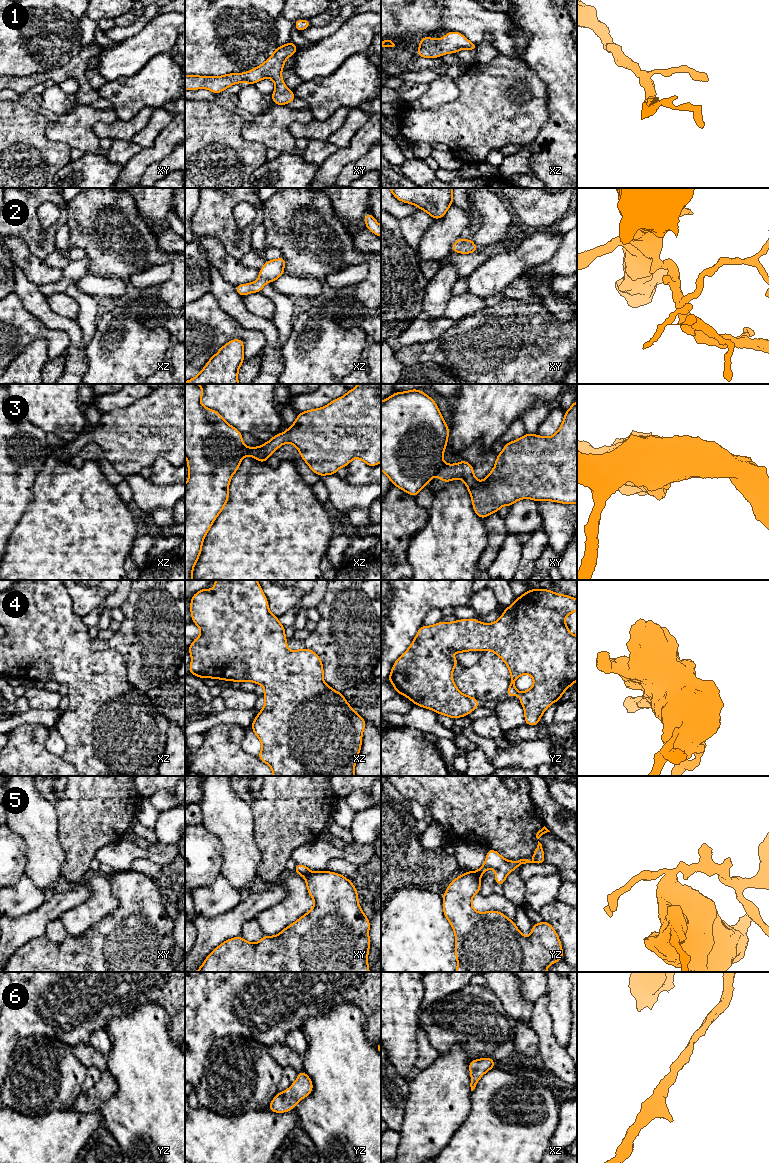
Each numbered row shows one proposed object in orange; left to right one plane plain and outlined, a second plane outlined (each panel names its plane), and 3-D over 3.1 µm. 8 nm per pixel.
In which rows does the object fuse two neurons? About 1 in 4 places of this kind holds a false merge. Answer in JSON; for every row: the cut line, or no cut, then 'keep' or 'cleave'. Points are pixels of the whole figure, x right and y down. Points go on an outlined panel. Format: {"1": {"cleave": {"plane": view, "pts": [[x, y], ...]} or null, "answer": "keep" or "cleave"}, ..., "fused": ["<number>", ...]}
{"1": {"cleave": null, "answer": "keep"}, "2": {"cleave": null, "answer": "keep"}, "3": {"cleave": {"plane": "xy", "pts": [[445, 464], [437, 471]]}, "answer": "cleave"}, "4": {"cleave": null, "answer": "keep"}, "5": {"cleave": {"plane": "xy", "pts": [[310, 871], [304, 876]]}, "answer": "cleave"}, "6": {"cleave": null, "answer": "keep"}, "fused": ["3", "5"]}

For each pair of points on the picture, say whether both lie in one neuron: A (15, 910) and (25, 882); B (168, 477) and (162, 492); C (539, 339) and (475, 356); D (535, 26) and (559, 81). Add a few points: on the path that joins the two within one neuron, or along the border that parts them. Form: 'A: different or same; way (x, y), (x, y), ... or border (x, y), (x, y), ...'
A: same; way (21, 903), (24, 889)
B: different; border (149, 479), (160, 485), (174, 484)
C: same; way (523, 351), (491, 352)
D: same; way (549, 40), (551, 42), (551, 53), (559, 67)

